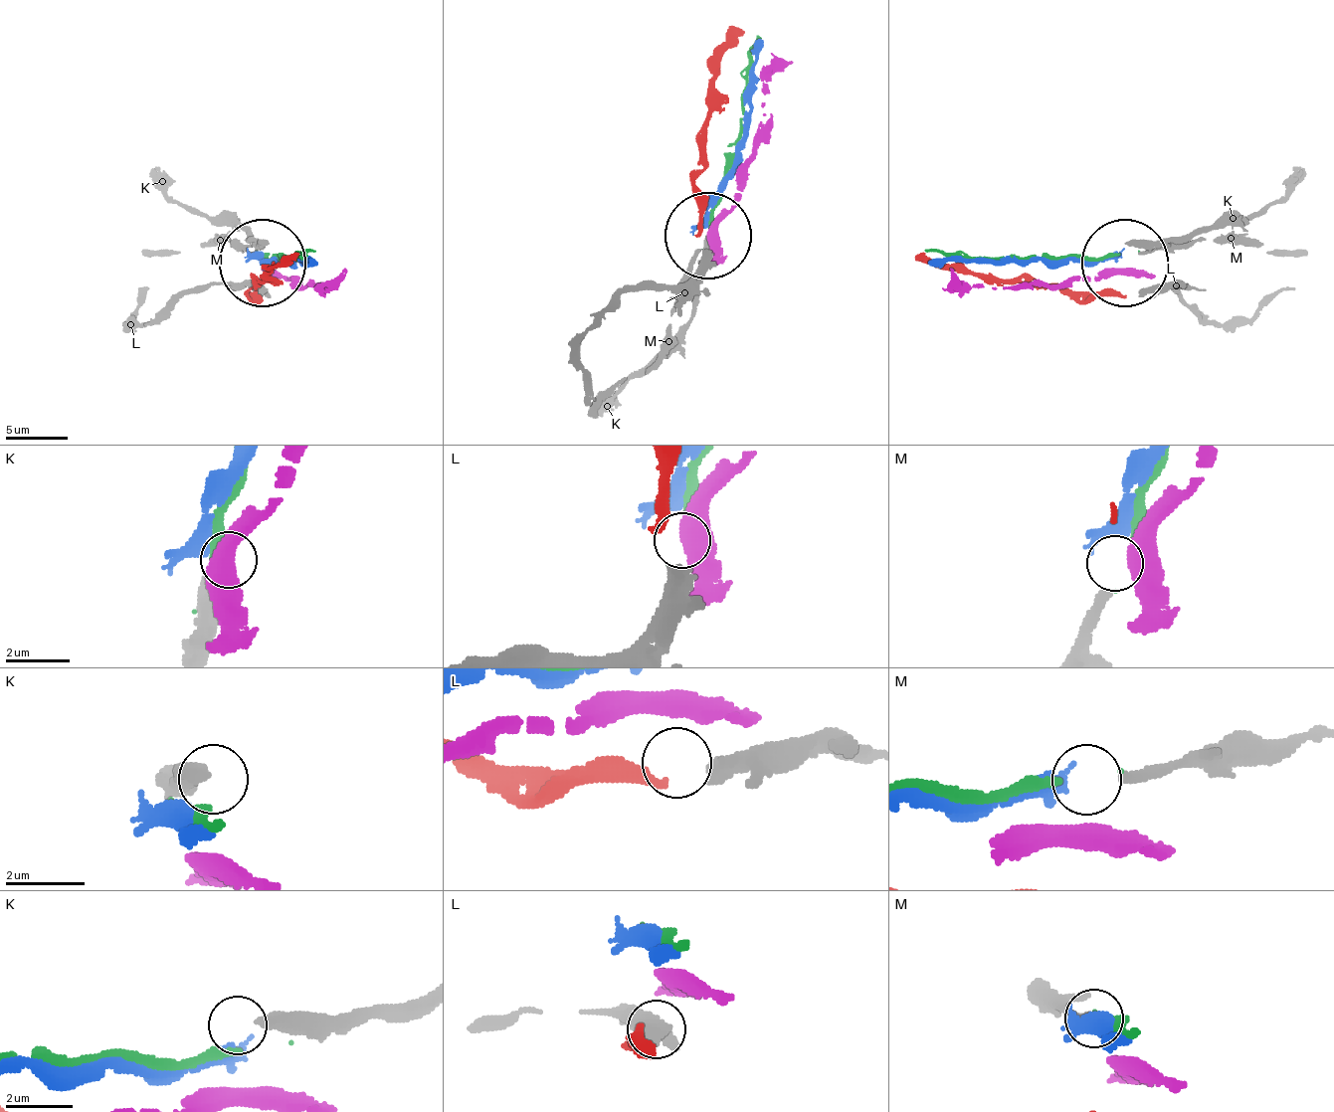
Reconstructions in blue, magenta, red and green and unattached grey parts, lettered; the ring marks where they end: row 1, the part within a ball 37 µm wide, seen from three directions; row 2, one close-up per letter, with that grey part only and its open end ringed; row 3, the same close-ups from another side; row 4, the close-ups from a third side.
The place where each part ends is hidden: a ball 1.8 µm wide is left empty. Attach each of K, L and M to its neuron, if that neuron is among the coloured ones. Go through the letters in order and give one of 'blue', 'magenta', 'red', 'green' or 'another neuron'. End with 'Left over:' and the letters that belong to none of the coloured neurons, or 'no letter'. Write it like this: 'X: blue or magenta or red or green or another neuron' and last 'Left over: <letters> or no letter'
K: another neuron
L: red
M: green
Left over: K

